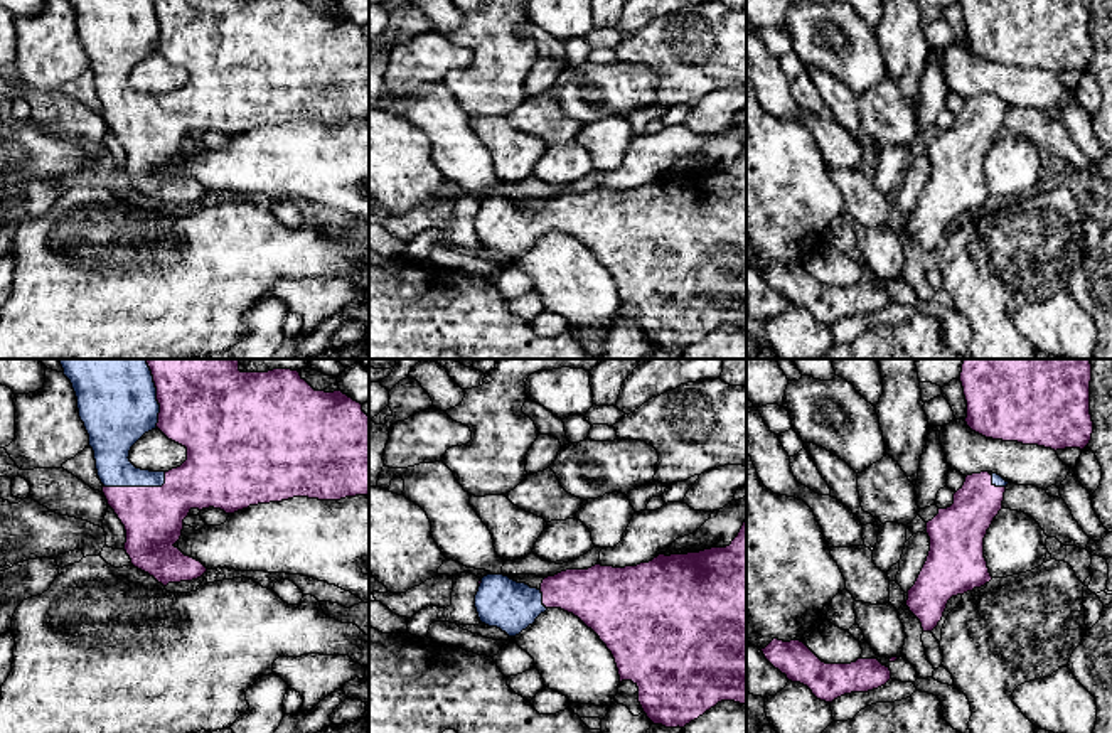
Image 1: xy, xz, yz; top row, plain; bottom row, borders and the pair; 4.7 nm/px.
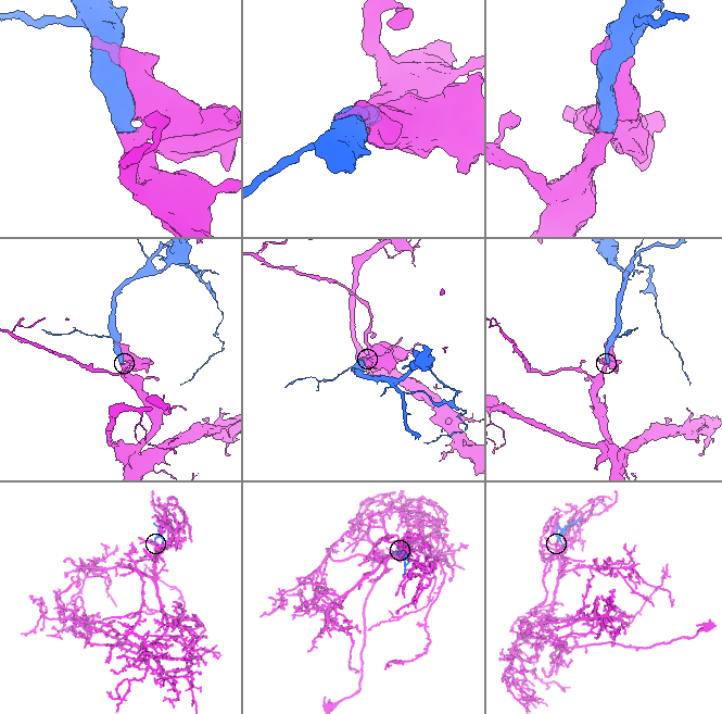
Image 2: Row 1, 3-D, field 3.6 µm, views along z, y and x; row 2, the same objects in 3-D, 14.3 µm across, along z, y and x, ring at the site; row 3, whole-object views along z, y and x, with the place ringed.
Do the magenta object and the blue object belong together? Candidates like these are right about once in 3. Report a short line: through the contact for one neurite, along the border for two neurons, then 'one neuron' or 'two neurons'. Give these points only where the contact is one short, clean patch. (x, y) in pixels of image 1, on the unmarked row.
one neuron

